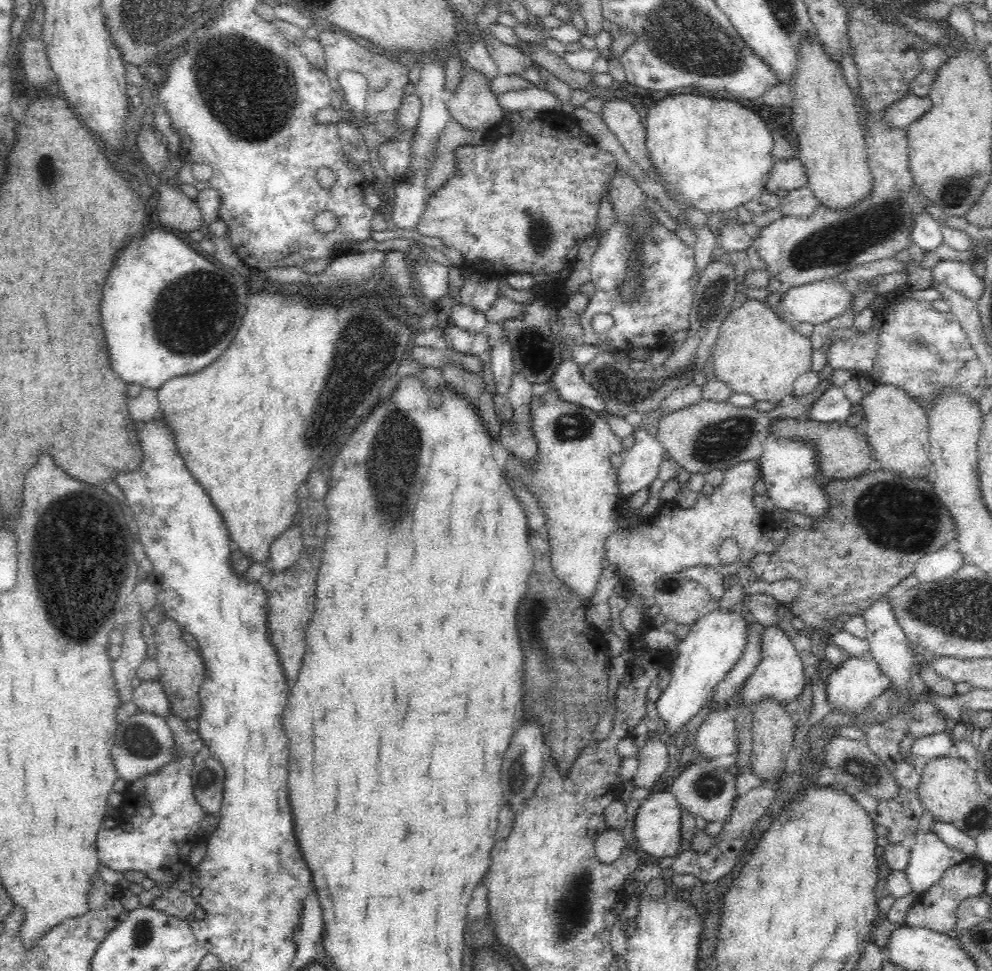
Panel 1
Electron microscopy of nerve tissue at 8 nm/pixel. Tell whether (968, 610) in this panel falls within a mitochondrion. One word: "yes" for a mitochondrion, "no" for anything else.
yes

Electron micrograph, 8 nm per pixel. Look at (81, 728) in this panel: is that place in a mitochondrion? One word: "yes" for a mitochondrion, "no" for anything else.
no

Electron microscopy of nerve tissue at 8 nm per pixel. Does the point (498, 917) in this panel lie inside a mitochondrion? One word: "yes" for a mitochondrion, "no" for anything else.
no

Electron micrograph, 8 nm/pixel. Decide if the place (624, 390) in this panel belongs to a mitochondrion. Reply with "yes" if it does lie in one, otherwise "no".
yes

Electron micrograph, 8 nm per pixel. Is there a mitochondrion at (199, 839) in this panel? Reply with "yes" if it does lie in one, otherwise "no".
no

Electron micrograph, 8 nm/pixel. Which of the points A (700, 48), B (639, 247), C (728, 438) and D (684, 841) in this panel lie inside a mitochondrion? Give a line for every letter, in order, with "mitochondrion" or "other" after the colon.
A: mitochondrion
B: mitochondrion
C: mitochondrion
D: other

